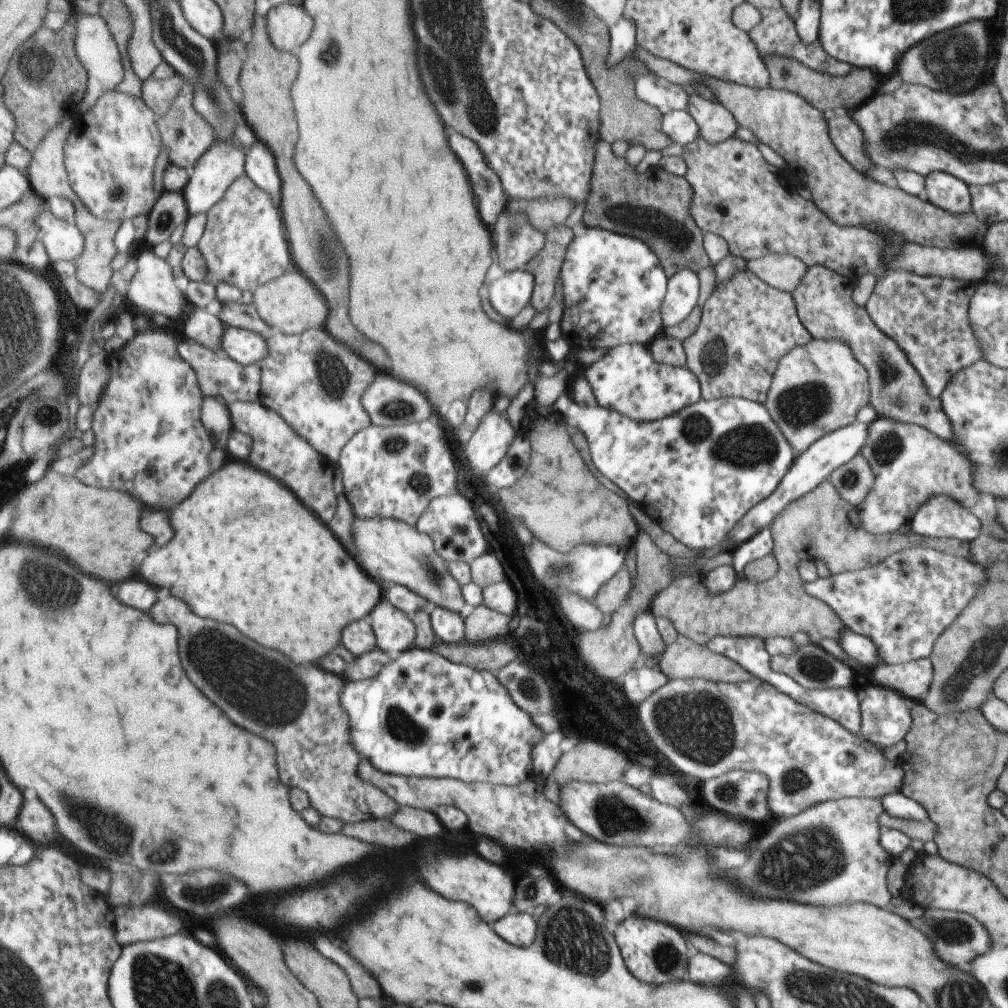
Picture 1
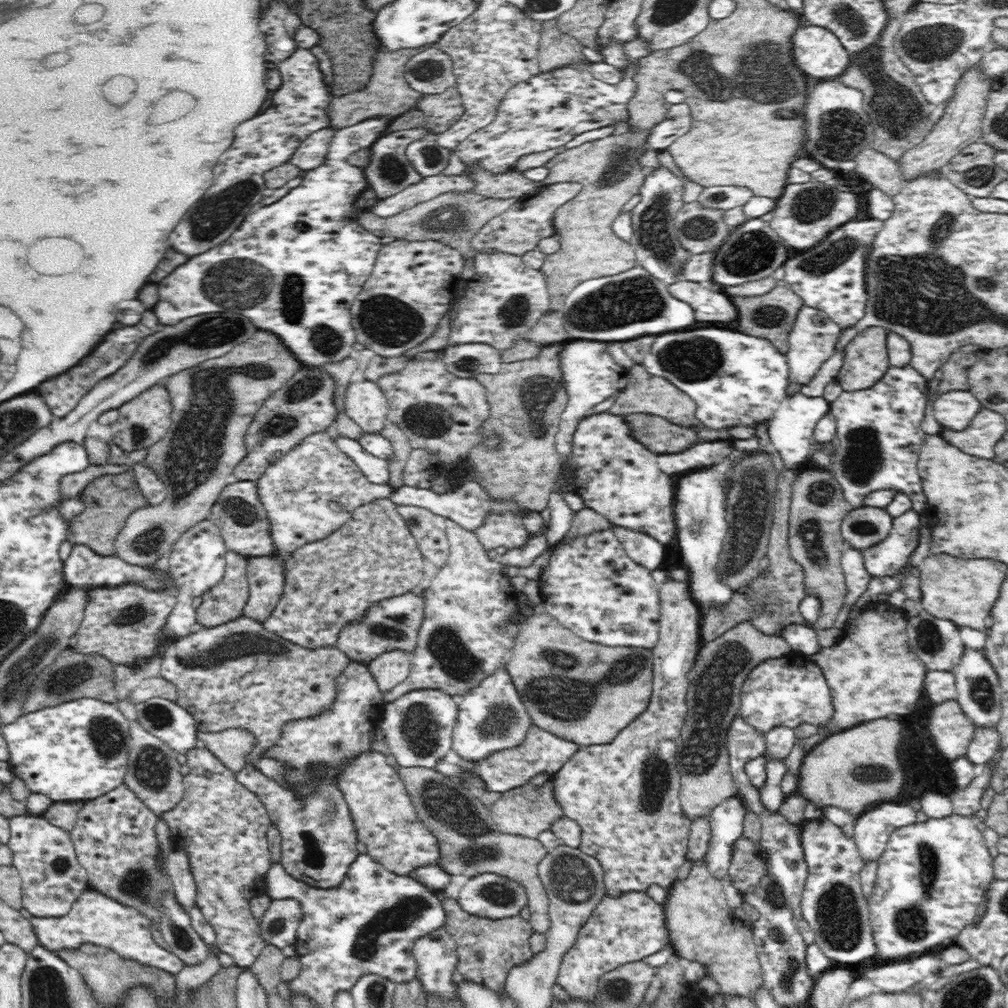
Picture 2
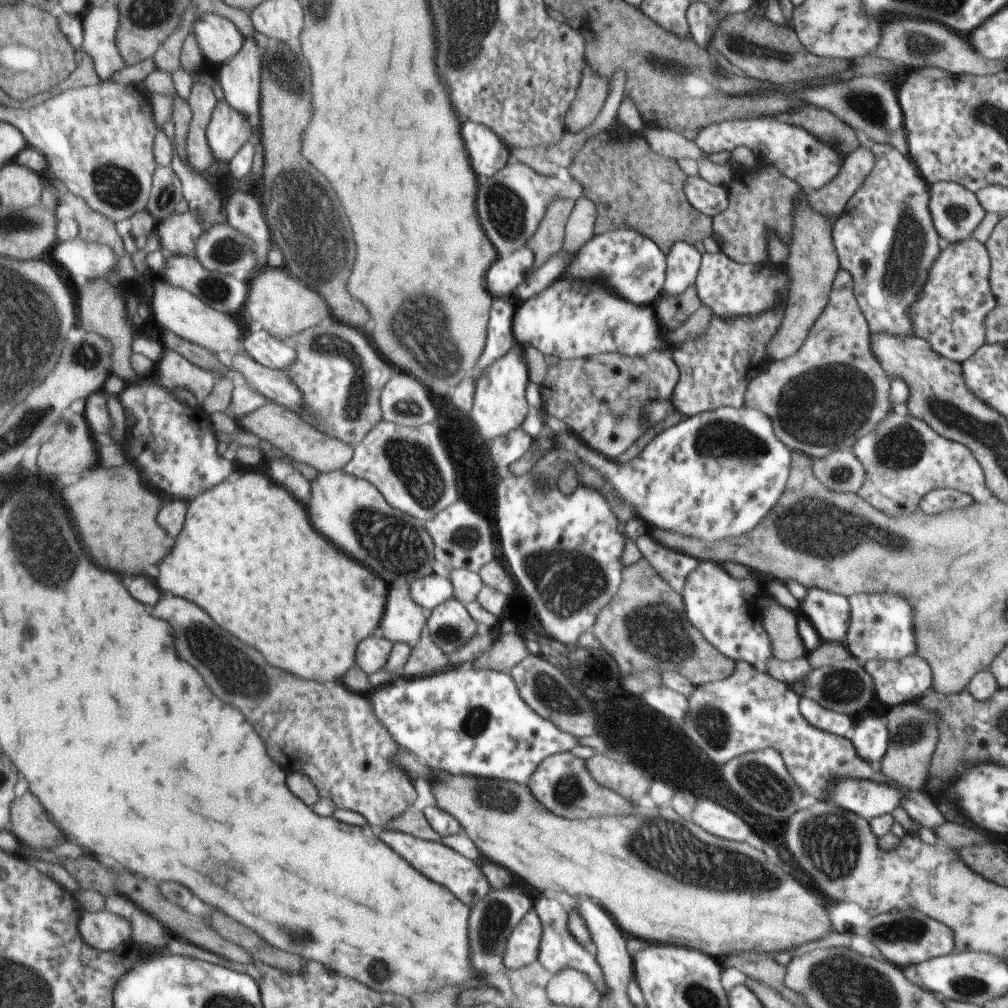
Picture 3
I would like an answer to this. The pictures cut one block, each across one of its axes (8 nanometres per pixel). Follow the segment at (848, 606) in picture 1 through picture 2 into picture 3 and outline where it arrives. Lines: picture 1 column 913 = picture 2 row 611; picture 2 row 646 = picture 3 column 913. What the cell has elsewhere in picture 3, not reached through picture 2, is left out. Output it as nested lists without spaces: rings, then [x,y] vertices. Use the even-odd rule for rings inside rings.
[[[861,592],[857,596],[846,596],[848,600],[849,622],[847,625],[844,644],[849,648],[851,656],[863,662],[872,660],[897,660],[916,652],[915,636],[912,631],[912,616],[914,615],[913,606],[898,593],[883,592]]]

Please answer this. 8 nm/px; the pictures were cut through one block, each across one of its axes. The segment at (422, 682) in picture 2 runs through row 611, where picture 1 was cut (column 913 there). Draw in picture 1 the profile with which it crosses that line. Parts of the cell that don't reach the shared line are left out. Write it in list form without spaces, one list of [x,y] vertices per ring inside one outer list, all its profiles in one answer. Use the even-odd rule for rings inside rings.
[[[877,417],[870,423],[867,441],[859,454],[868,462],[873,472],[874,482],[865,499],[857,507],[860,509],[861,525],[873,535],[893,533],[900,526],[910,524],[916,511],[929,498],[938,495],[951,497],[967,510],[977,502],[979,493],[972,484],[971,462],[949,440],[942,440],[925,428],[893,421],[886,417]]]

